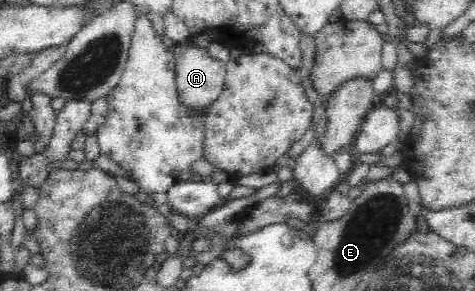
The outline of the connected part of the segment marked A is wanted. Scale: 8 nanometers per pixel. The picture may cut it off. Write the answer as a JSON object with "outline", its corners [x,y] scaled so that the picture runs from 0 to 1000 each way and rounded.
{"outline":[[[394,137],[373,148],[362,172],[366,271],[375,364],[389,409],[429,409],[440,375],[472,309],[474,220],[446,199],[432,165],[417,165]]]}

